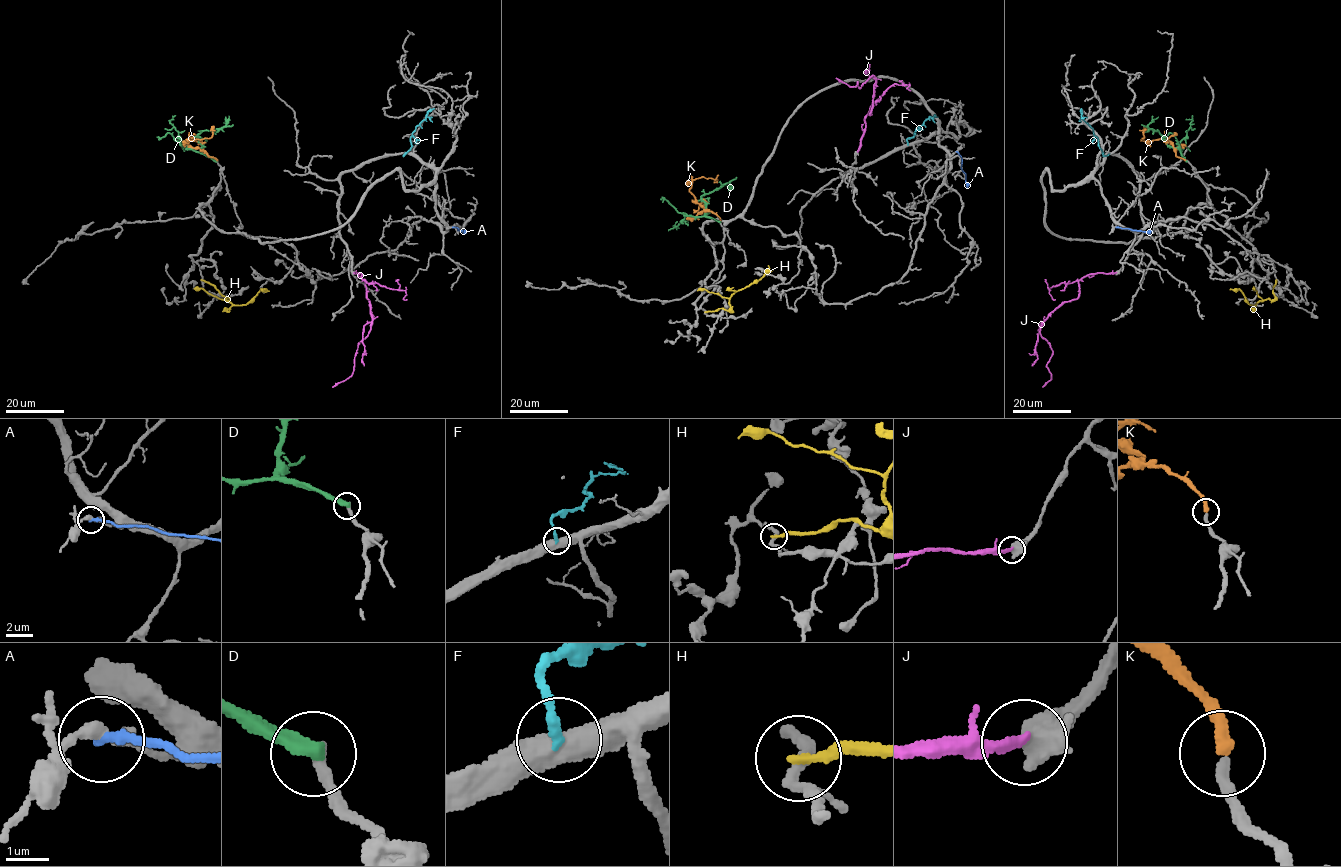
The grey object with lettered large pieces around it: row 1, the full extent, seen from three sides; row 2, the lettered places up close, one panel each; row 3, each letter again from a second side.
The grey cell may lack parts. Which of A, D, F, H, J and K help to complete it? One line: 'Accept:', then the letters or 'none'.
Accept: J, K

